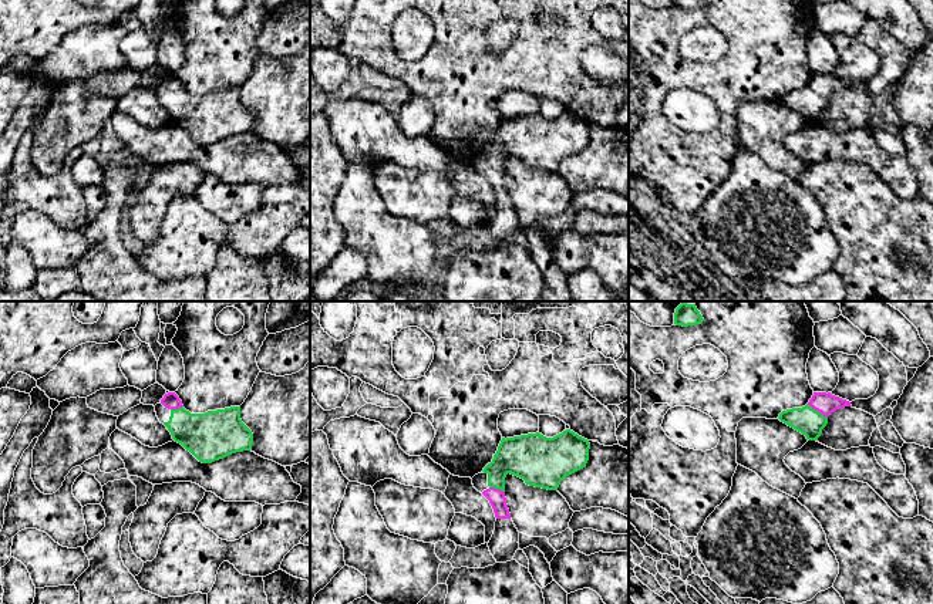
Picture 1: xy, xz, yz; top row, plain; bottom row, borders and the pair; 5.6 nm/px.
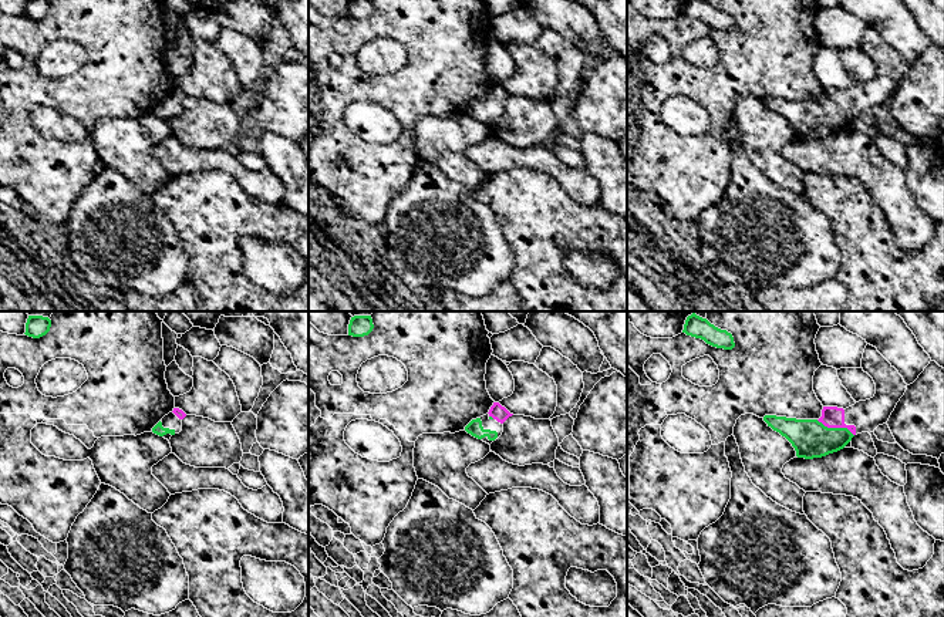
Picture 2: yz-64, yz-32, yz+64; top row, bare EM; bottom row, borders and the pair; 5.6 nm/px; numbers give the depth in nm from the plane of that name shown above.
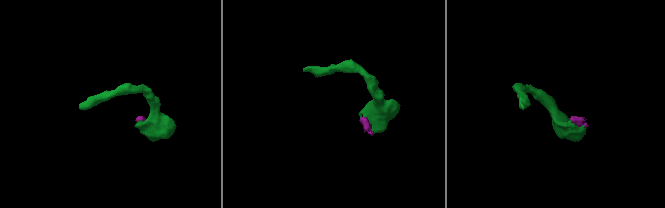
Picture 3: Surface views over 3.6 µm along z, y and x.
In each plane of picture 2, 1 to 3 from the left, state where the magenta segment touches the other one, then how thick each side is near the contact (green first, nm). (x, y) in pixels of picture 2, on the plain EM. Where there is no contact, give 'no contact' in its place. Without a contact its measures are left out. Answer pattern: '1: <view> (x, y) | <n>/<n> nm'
1: no contact
2: yz-32 (491, 98) | 20/90 nm
3: yz+64 (835, 110) | 220/130 nm

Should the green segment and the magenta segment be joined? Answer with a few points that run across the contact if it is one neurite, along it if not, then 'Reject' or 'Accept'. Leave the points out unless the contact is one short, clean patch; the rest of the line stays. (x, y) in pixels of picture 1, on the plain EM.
Line: yz (809, 104), (817, 93), (824, 84). Accept

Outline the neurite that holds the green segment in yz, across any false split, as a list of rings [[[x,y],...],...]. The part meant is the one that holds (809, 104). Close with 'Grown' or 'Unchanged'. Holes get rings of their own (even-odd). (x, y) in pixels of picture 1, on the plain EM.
[[[872,18],[865,20],[858,38],[879,57],[879,70],[873,78],[849,84],[831,74],[814,74],[805,88],[782,92],[778,101],[805,117],[808,122],[818,122],[828,98],[839,90],[852,88],[873,98],[890,90],[907,67],[906,48]]]. Grown

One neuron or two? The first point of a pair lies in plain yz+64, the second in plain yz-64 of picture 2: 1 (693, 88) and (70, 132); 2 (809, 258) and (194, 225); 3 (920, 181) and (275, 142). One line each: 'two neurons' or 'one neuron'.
1: two neurons
2: two neurons
3: one neuron

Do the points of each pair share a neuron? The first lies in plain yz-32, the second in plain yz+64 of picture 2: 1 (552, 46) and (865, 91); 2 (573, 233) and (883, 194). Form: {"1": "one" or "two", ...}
{"1": "one", "2": "two"}

